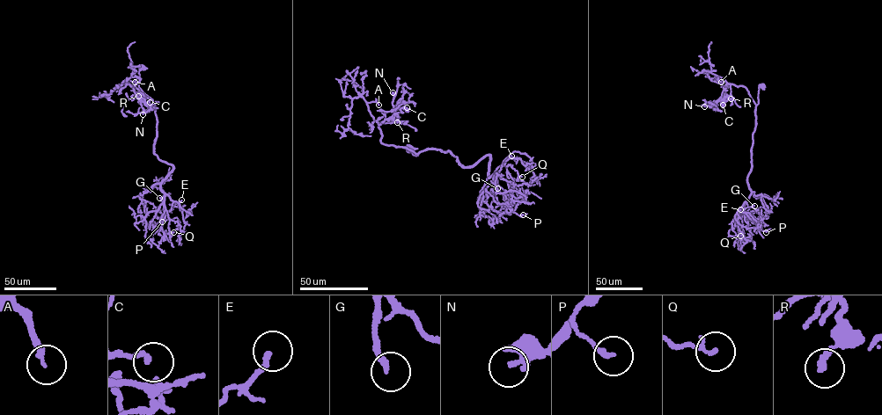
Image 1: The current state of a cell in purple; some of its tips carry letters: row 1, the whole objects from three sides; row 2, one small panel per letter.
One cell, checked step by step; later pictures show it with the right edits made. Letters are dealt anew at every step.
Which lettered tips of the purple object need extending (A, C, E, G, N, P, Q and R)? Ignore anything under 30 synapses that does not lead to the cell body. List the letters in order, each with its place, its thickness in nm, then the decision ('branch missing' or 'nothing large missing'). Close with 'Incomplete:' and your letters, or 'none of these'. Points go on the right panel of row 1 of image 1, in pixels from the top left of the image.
A: at (721, 82); 200 nm thick; branch missing
C: at (723, 105); 190 nm thick; nothing large missing
E: at (740, 209); 200 nm thick; nothing large missing
G: at (754, 206); 220 nm thick; branch missing
N: at (704, 106); 360 nm thick; nothing large missing
P: at (766, 232); 170 nm thick; nothing large missing
Q: at (740, 236); 160 nm thick; nothing large missing
R: at (731, 98); 240 nm thick; nothing large missing
Incomplete: A, G

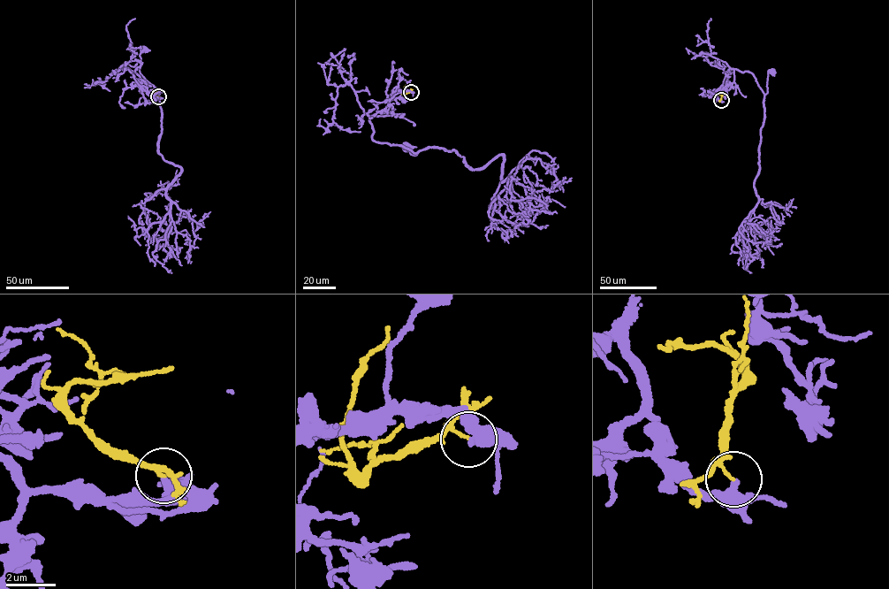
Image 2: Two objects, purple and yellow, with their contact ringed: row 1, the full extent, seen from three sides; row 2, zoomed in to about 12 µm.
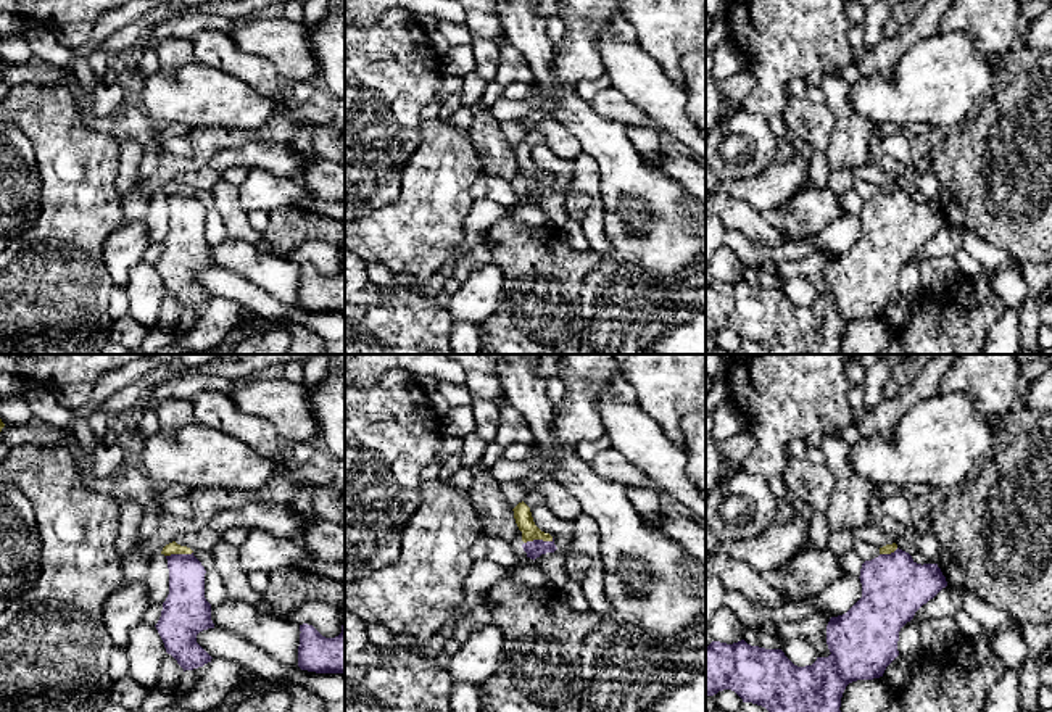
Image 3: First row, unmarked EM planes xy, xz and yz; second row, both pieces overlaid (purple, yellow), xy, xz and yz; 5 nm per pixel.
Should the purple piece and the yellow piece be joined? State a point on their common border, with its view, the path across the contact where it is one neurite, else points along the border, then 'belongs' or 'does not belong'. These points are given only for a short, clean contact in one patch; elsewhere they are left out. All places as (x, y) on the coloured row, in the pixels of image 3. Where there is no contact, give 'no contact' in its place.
xz (538, 540) | along xz (553, 538), (527, 540), (524, 543) | does not belong

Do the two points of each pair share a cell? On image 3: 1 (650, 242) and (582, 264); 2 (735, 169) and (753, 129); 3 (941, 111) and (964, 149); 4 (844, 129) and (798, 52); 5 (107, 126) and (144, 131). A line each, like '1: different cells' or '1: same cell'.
1: different cells
2: same cell
3: different cells
4: different cells
5: same cell

